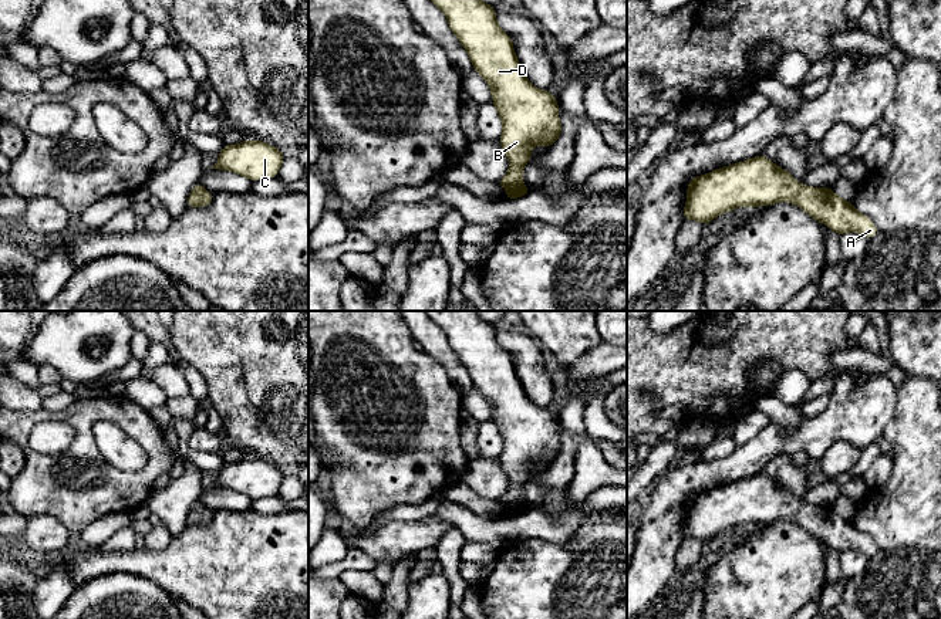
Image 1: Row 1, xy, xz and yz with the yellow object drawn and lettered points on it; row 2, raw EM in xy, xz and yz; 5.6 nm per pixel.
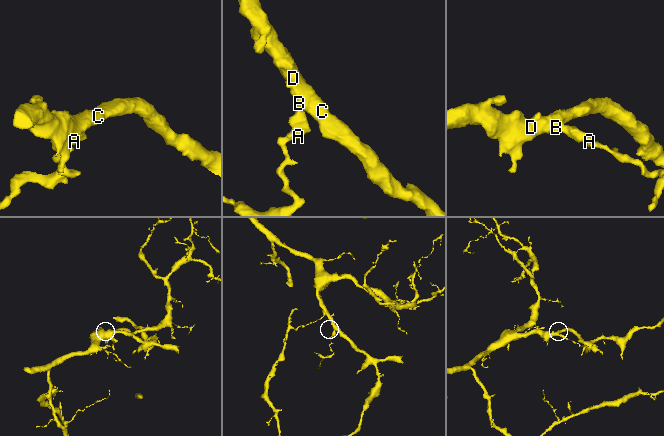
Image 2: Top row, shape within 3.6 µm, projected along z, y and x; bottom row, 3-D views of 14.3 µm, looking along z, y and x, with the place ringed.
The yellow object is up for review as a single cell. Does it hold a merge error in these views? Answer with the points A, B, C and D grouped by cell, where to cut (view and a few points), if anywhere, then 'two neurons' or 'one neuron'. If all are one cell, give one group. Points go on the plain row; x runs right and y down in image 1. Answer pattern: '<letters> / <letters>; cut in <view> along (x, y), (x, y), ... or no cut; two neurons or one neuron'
A B C D; no cut; one neuron

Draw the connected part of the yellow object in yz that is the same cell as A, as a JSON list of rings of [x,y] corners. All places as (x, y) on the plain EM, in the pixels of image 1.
[[[762,473],[688,500],[684,538],[706,544],[728,528],[733,530],[741,524],[755,527],[778,520],[795,521],[839,554],[857,549],[871,558],[878,551],[866,532],[857,530],[851,520],[839,515],[832,505],[800,503],[790,490]]]

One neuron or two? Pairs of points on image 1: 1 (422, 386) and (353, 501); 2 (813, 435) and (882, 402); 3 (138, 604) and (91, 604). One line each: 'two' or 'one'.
1: one
2: one
3: one

